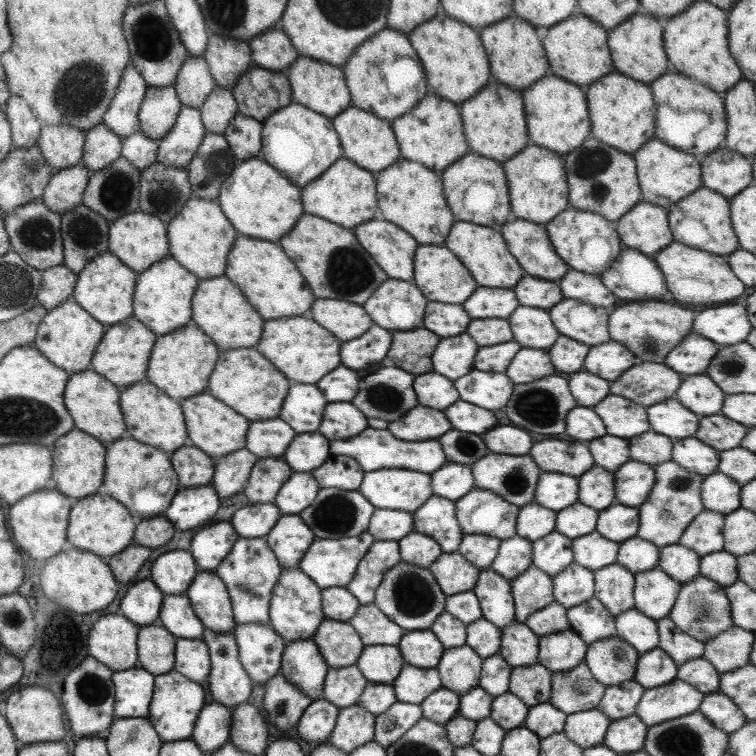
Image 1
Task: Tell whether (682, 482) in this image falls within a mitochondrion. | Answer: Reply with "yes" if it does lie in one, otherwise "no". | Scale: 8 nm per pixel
yes

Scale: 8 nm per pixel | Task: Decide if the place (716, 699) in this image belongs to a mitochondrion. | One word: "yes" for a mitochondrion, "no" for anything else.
no

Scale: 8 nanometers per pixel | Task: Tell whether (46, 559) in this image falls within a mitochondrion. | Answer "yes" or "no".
no

